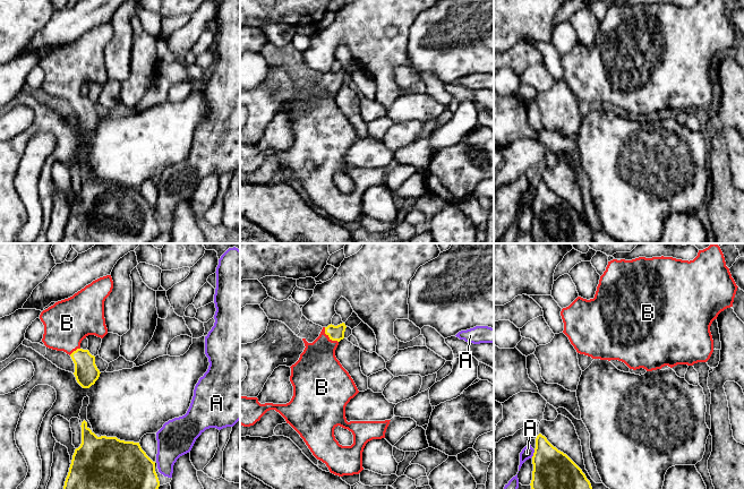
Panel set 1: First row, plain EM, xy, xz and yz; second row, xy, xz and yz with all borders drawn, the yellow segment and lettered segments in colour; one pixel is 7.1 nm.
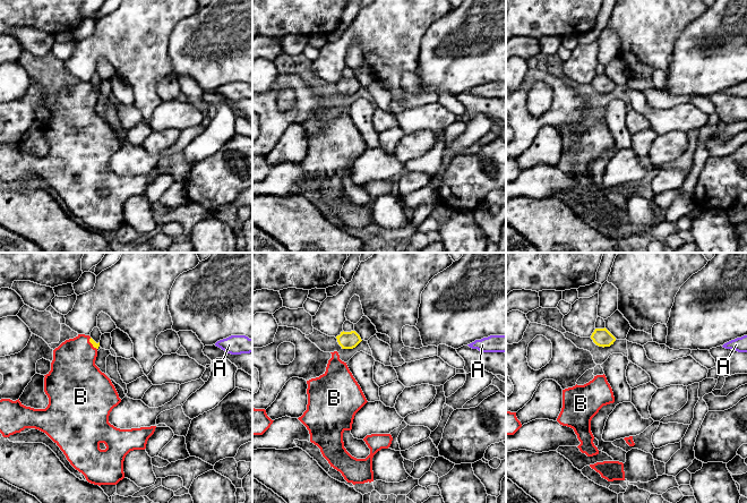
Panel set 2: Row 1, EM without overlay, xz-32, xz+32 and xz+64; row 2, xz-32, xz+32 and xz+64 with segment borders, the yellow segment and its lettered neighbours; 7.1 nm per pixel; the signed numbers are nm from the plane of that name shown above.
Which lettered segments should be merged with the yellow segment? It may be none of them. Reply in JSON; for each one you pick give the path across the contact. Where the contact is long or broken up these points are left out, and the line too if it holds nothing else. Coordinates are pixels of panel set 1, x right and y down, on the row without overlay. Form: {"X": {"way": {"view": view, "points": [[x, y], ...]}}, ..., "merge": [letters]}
{"B": {"way": {"view": "xz", "points": [[335, 79], [328, 83], [318, 104], [317, 116]]}}, "merge": ["B"]}

